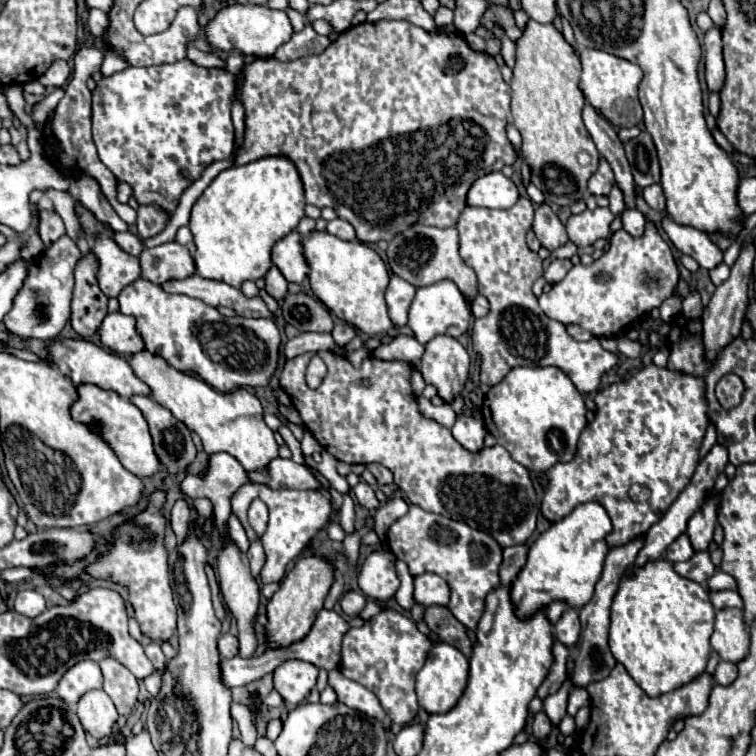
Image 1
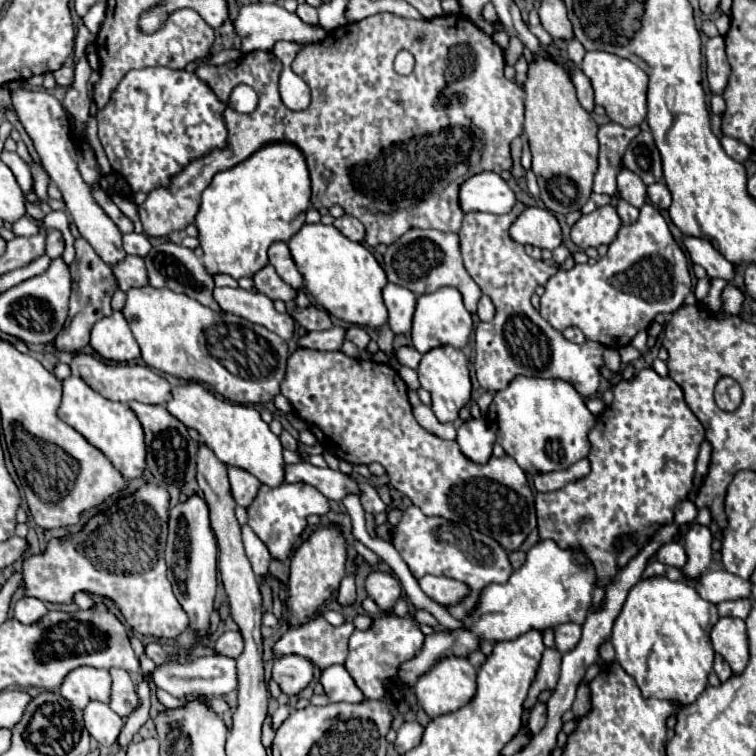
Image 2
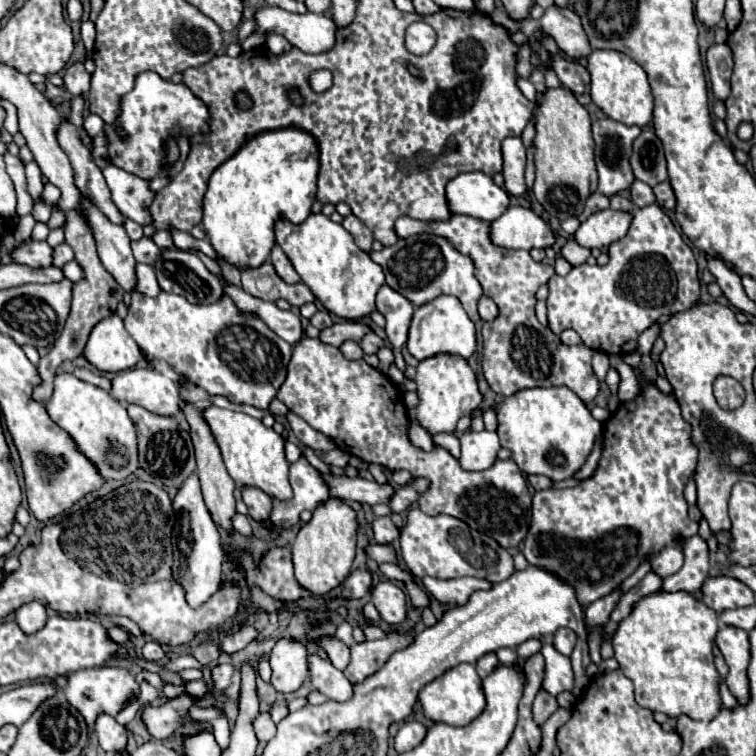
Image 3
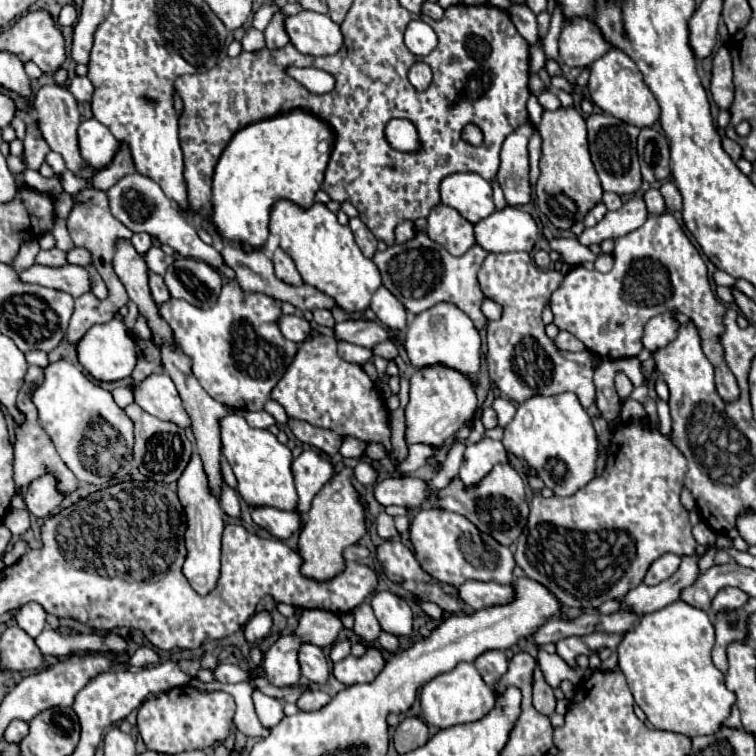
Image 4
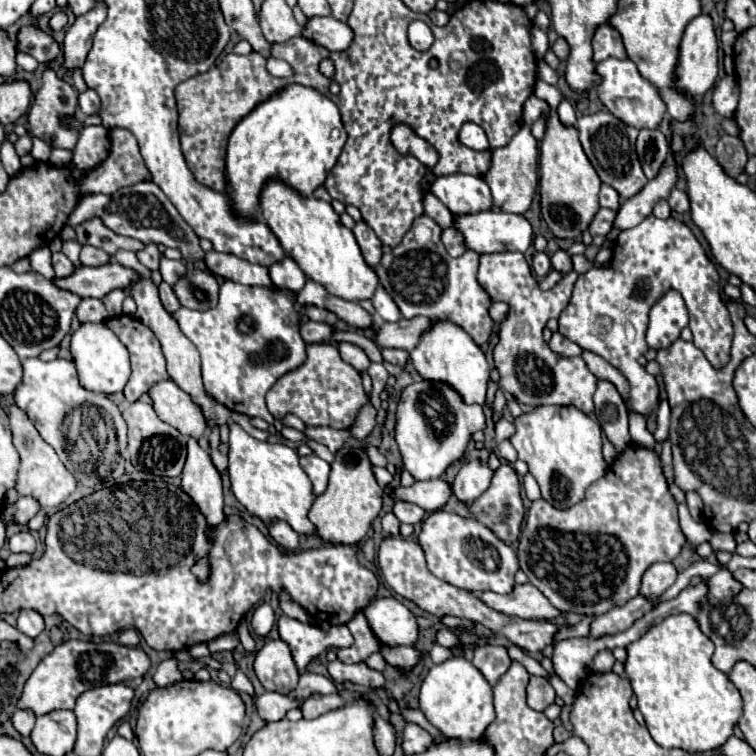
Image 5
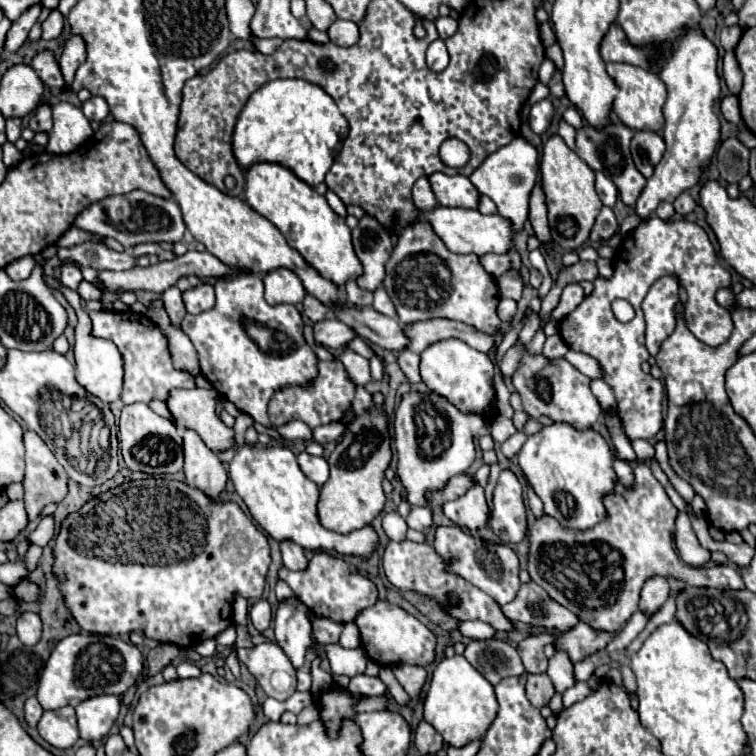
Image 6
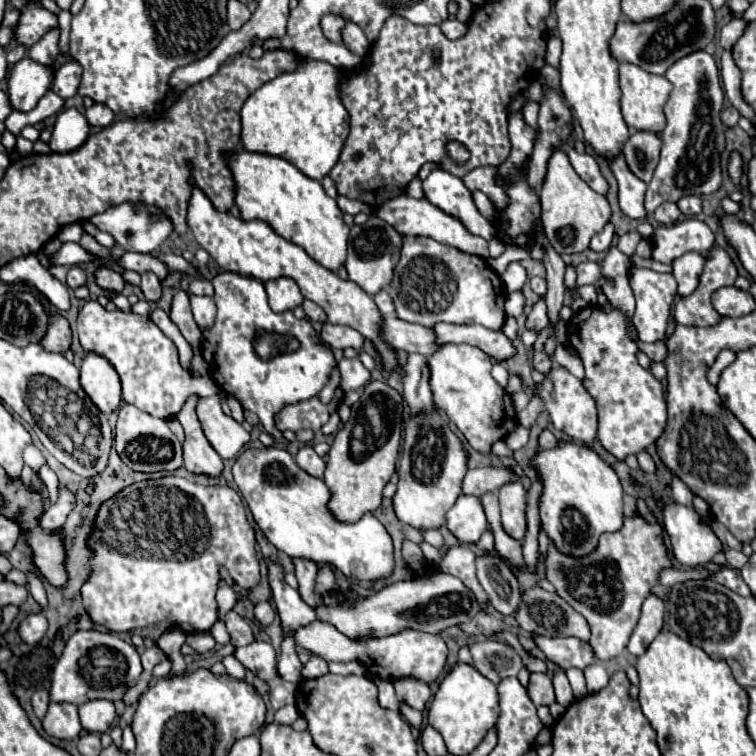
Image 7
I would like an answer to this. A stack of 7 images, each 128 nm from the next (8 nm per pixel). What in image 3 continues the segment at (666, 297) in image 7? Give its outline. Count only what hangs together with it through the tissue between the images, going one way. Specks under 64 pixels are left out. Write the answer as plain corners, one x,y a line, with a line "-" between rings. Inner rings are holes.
654,322
650,328
646,328
646,330
640,334
640,338
638,338
638,352
640,352
640,354
650,354
652,344
654,344
654,340
656,340
658,336
660,336
660,324

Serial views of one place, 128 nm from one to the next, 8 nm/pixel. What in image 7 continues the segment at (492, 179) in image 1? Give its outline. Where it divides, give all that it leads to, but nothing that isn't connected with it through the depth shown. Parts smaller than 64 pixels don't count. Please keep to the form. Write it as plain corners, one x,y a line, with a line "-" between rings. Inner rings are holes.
438,168
432,170
426,180
422,180
422,190
428,202
438,206
448,216
458,218
464,224
464,228
468,228
468,232
490,240
490,222
478,212
470,196
470,190
464,186
460,178

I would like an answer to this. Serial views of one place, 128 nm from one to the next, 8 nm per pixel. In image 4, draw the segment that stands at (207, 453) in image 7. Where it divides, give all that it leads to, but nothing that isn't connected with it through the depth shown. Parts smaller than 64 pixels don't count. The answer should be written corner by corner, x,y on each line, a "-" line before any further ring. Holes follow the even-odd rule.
198,452
192,454
184,474
178,480
178,498
186,510
188,516
188,530
186,530
186,548
188,548
188,558
184,562
184,576
188,578
190,586
198,594
208,594
220,576
220,538
222,538
222,528
224,528
224,518
222,518
222,506
218,502
218,496
212,494
208,488
208,476
202,468
202,460

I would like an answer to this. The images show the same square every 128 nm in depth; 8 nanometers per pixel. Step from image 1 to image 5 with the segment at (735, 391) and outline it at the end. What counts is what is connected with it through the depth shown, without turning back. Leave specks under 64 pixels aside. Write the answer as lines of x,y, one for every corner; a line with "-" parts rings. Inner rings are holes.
646,216
636,228
620,232
612,252
608,268
590,268
586,274
580,274
574,284
572,300
558,318
558,332
582,350
590,350
618,368
630,384
626,398
628,412
648,418
658,408
660,390
656,378
638,364
638,358
648,350
644,340
648,312
662,292
676,288
682,294
690,314
688,326
694,334
694,344
716,368
726,366
730,360
732,322
722,300
720,276
714,262
706,256
706,250
692,230
676,218
660,220

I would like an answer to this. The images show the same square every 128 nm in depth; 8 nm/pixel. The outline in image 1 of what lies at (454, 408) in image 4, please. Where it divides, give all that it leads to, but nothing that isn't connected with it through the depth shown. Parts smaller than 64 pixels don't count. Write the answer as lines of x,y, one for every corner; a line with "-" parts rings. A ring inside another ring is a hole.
436,336
426,344
426,352
420,360
420,372
426,384
438,388
438,396
452,404
454,398
464,390
468,380
470,358
466,348
450,336

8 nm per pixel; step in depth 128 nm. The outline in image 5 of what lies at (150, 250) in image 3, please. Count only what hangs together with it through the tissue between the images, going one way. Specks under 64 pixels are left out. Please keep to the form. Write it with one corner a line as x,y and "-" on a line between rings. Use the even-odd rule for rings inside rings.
162,256
162,260
160,260
160,272
162,272
164,282
168,282
170,286
174,286
176,280
180,276
184,276
184,272
188,272
188,270
186,270
186,264
182,260
168,260
166,256

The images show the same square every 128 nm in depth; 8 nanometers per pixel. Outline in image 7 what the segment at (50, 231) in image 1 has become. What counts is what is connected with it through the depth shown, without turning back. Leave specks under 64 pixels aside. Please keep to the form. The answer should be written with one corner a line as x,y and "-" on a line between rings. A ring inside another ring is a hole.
74,242
62,244
62,248
50,256
52,266
56,266
56,264
60,264
60,266
78,266
78,264
86,264
88,260
94,260
94,256
88,254
80,244
74,244
-
126,252
120,260
118,266
124,266
128,270
136,270
136,272
154,272
160,280
164,280
164,276
168,276
170,268
162,262
156,260
152,254
138,254
138,252

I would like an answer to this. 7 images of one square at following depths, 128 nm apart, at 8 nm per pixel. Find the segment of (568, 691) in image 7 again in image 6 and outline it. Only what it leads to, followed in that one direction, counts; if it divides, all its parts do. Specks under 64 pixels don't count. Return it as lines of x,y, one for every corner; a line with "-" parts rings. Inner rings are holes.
556,652
552,658
550,658
550,664
548,664
548,672
550,680
554,682
554,688
558,694
562,694
566,688
574,686
574,678
572,678
572,662
568,658
566,652

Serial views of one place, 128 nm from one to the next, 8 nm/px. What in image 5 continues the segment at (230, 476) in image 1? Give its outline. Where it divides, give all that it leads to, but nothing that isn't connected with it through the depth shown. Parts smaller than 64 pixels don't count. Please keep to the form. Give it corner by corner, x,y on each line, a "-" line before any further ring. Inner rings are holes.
276,520
272,524
268,524
270,536
286,550
286,552
294,552
298,548
298,534
282,520

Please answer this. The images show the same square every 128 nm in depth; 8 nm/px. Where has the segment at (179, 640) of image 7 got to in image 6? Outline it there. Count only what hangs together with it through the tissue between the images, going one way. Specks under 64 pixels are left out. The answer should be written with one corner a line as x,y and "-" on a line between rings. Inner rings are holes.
180,662
180,664
176,666
176,670
178,670
178,678
196,678
196,676
202,674
200,668
194,666
192,662

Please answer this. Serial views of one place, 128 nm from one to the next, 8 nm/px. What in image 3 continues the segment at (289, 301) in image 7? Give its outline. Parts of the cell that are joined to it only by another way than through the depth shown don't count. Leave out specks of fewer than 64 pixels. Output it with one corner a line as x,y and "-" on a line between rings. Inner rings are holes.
274,246
274,248
272,248
270,262
272,262
272,266
276,268
278,276
280,276
286,284
298,284
298,282
300,282
298,272
294,270
292,262
288,260
288,256
282,252
282,248
280,248
280,246

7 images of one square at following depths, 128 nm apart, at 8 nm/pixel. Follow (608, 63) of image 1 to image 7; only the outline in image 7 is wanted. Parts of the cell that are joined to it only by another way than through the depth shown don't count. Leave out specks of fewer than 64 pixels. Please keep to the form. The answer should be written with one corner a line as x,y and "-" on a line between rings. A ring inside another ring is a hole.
622,62
620,64
620,90
622,90
622,114
628,126
636,130
648,130
648,132
660,134
666,124
664,104
672,92
672,84
664,76
650,74
636,64

